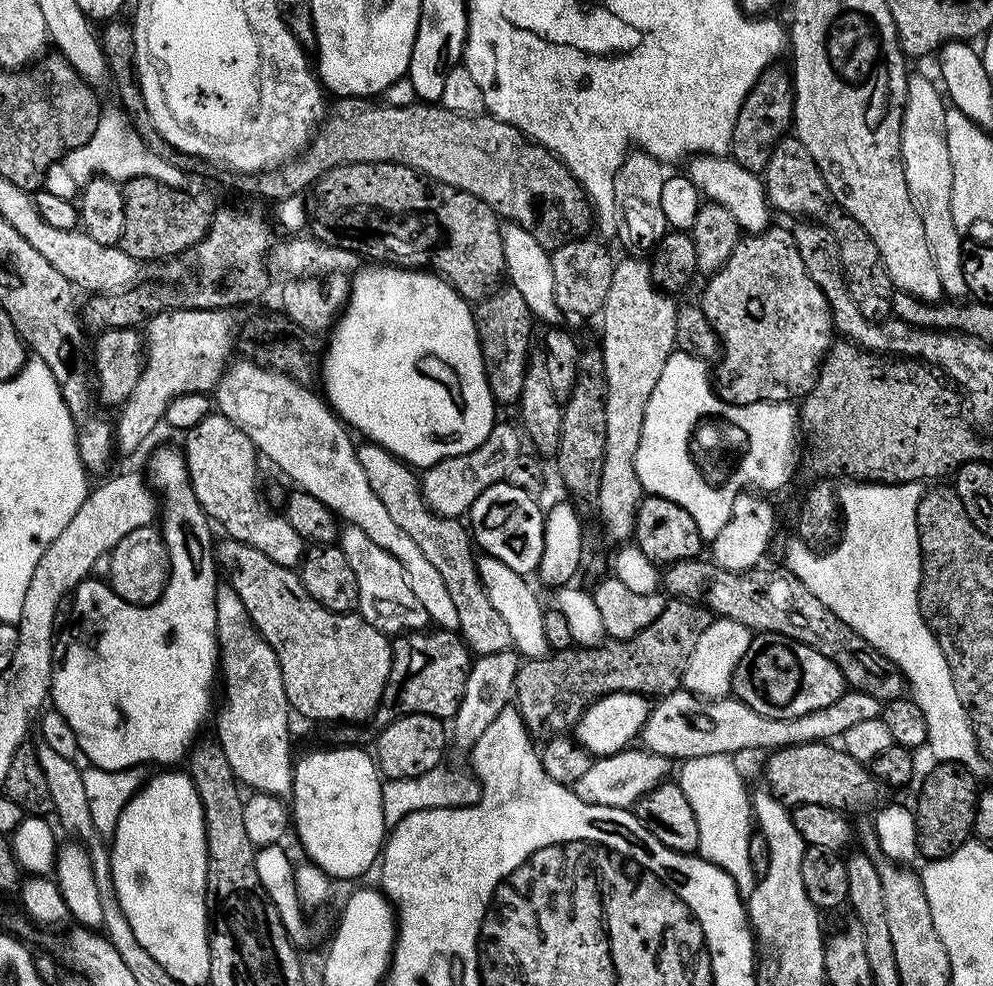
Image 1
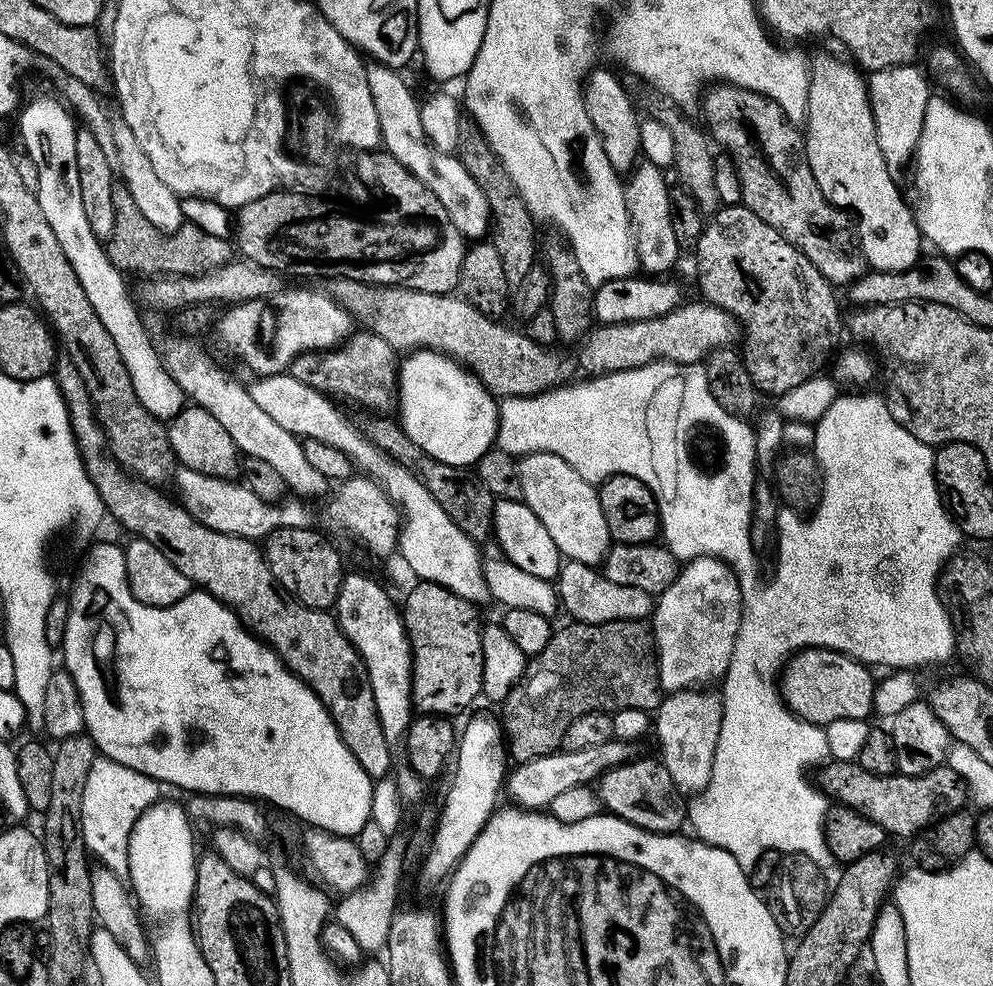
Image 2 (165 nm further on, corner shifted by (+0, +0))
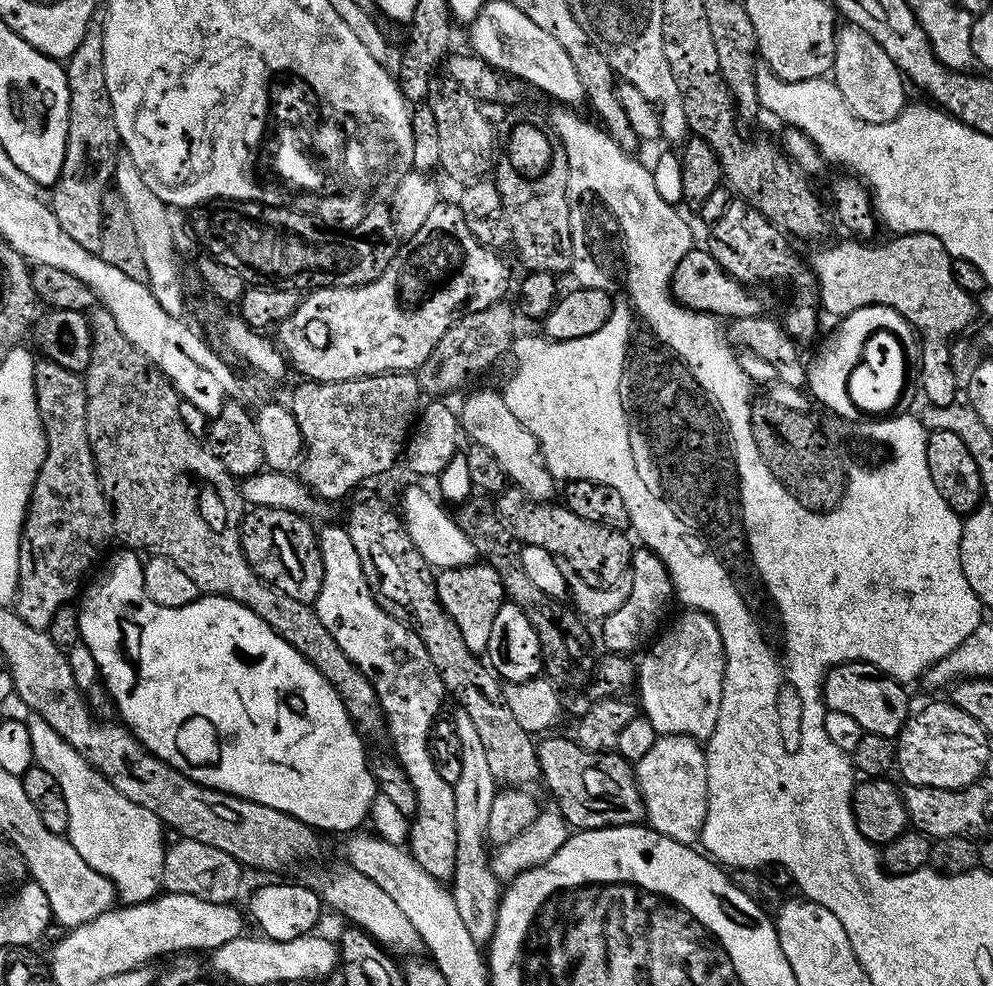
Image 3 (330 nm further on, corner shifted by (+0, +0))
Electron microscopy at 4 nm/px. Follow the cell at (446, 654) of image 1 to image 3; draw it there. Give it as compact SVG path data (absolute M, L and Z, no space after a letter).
M483 562L461 564L458 568L442 568L436 572L436 589L446 614L450 614L454 622L458 622L458 630L462 630L466 646L470 646L470 650L474 653L487 653L490 626L500 607L506 603L504 587L498 574L494 574L491 566Z

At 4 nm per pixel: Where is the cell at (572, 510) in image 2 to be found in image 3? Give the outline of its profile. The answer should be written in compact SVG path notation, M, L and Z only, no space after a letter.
M484 388L481 392L472 392L458 408L458 419L465 437L469 436L472 444L481 446L496 459L505 477L534 500L545 502L553 499L557 481L548 473L543 459L538 455L536 439L526 428L510 414L510 406L506 406L503 395L499 391L490 392Z

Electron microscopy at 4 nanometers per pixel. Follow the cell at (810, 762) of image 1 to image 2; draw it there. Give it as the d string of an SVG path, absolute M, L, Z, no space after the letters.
M841 760L825 763L818 775L818 787L825 796L878 822L889 837L915 838L933 823L934 818L959 812L970 800L964 779L947 766L930 770L925 776L875 776L870 770L862 770L859 763Z

